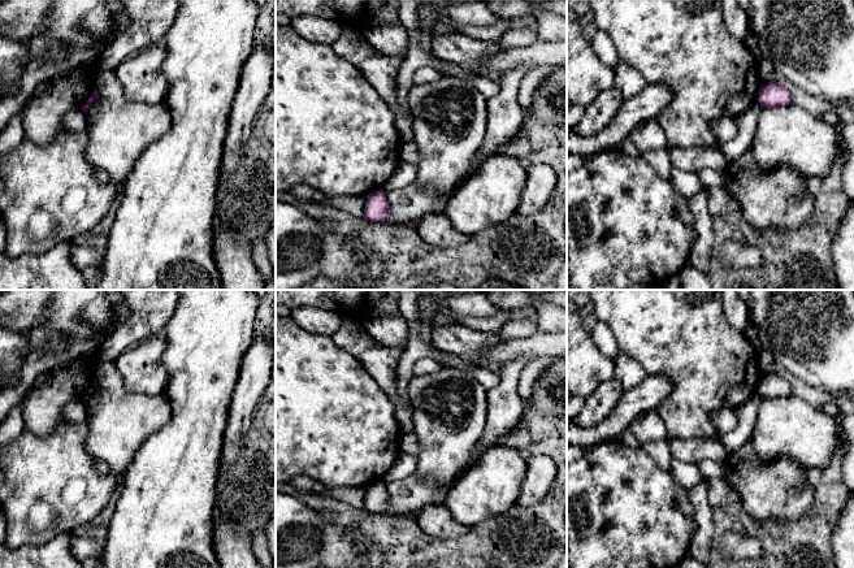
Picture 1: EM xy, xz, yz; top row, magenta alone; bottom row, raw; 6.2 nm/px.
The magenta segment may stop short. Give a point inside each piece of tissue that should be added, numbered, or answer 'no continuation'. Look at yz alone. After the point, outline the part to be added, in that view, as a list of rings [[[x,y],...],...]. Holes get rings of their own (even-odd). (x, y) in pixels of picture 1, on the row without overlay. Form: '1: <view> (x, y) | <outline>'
no continuation

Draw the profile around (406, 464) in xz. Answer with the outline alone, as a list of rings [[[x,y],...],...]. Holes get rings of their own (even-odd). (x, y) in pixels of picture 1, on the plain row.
[[[400,452],[398,459],[393,463],[387,473],[382,477],[382,481],[389,484],[403,480],[416,472],[417,456]]]

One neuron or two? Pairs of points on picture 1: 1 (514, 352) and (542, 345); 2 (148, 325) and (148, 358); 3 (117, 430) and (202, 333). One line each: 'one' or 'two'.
1: one
2: two
3: two

